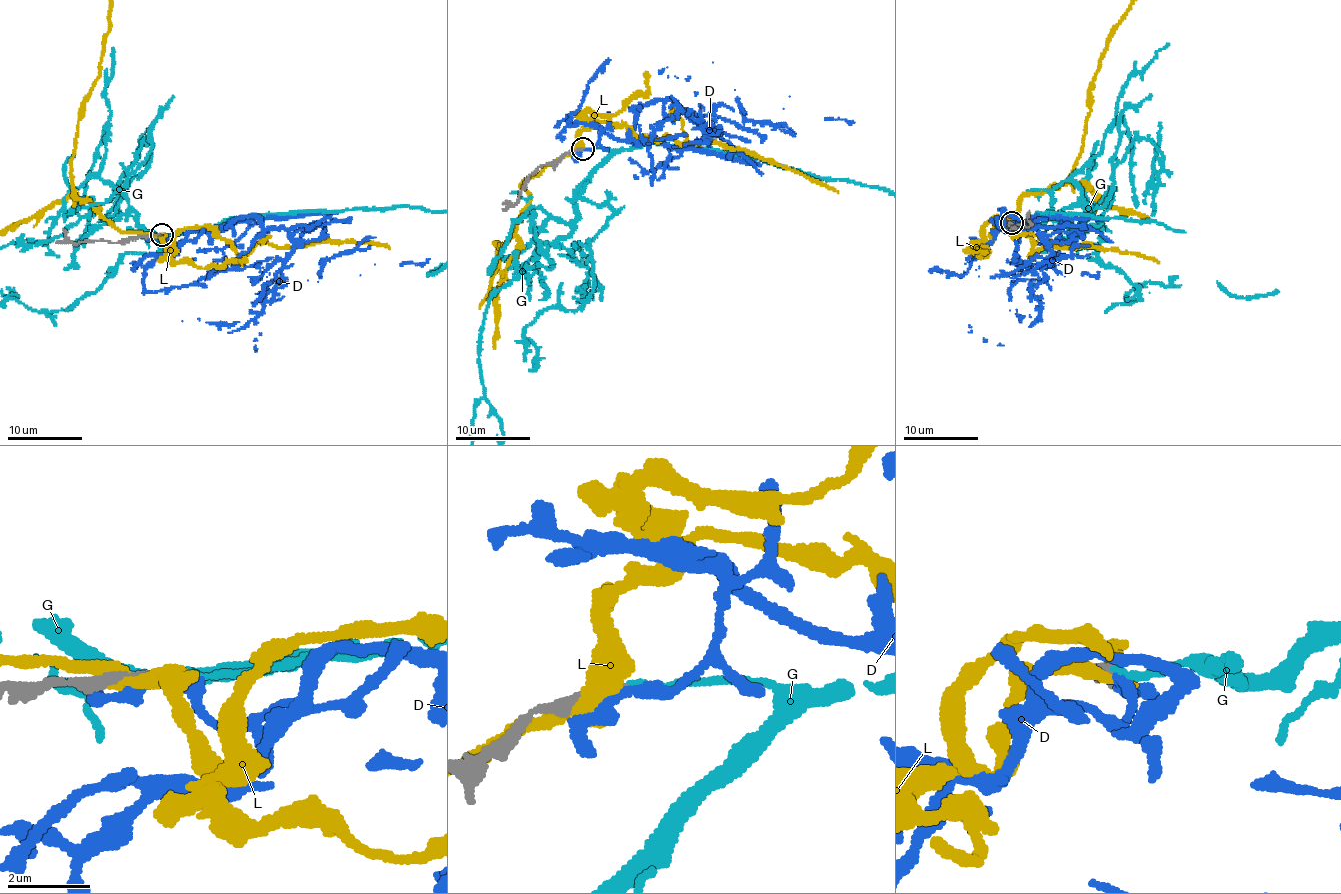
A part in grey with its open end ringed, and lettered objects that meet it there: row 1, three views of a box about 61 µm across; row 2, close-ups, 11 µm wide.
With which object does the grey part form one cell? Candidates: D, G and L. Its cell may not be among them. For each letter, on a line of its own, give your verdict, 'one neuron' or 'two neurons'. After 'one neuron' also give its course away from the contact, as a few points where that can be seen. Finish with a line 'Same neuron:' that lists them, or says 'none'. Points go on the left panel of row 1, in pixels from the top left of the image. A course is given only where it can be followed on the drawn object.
D: two neurons
G: one neuron
L: two neurons
Same neuron: G

